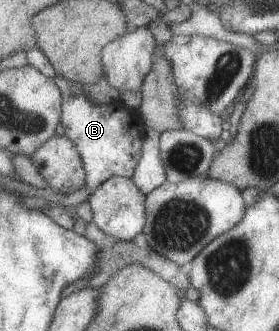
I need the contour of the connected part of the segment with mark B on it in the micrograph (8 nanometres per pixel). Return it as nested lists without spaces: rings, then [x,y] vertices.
[[[56,75],[52,81],[61,95],[59,122],[63,135],[74,144],[78,152],[85,173],[84,186],[88,196],[92,195],[97,185],[110,177],[122,176],[130,179],[140,161],[143,140],[139,138],[140,133],[130,120],[129,110],[118,109],[114,104],[98,105],[90,102],[84,95],[81,84],[62,76]]]

